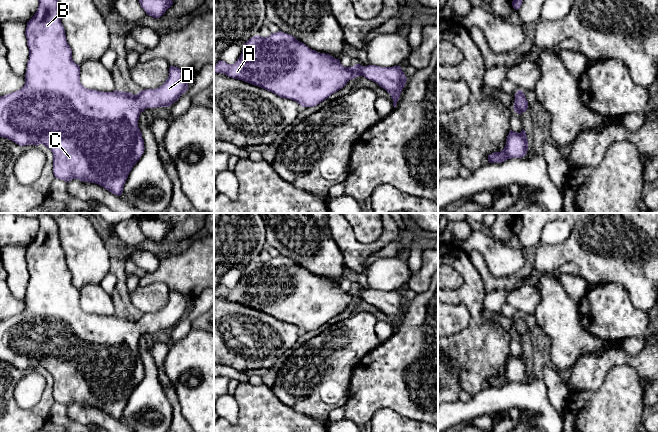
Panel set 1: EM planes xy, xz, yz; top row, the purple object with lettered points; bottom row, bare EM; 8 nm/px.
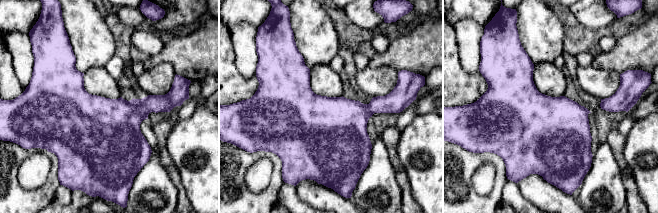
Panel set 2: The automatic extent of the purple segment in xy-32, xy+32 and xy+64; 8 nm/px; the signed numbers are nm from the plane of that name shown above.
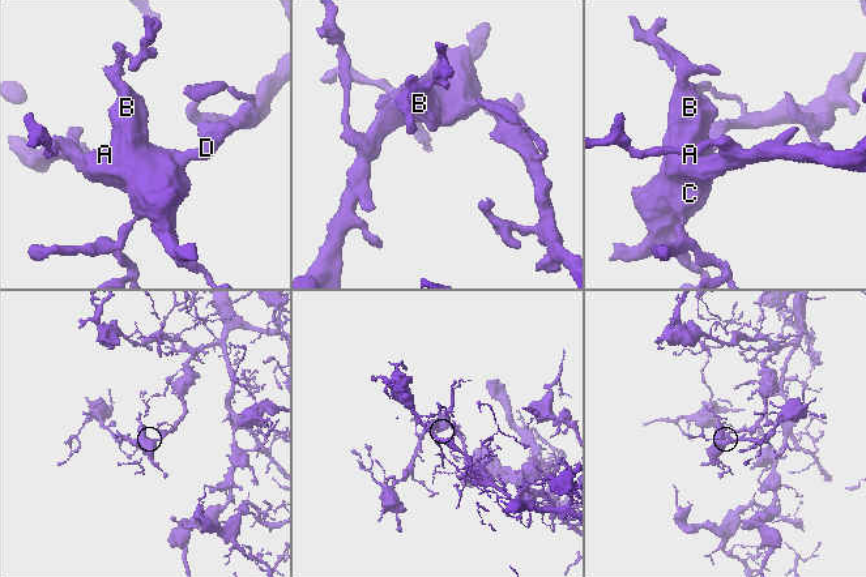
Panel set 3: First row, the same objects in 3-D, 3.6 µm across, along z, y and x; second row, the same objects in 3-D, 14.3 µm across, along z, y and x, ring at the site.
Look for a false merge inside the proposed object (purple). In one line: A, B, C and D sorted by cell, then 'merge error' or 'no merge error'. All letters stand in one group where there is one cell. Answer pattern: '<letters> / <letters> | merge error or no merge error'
A B C D | no merge error

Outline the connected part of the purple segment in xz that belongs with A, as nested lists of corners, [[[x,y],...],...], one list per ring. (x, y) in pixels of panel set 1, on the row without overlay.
[[[282,255],[265,262],[259,259],[250,262],[234,288],[218,285],[216,297],[261,311],[302,331],[314,331],[349,304],[364,300],[391,319],[395,332],[407,305],[400,290],[344,291],[339,283],[318,277]]]

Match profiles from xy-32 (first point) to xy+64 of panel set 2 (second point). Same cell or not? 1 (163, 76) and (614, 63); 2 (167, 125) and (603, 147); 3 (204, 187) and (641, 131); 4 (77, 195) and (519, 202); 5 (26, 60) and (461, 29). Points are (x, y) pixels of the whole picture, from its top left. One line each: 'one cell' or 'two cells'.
1: two cells
2: two cells
3: one cell
4: two cells
5: one cell

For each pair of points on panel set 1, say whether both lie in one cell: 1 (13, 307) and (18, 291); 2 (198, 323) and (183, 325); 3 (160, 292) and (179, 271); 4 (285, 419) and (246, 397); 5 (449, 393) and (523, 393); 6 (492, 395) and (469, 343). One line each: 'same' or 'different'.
1: different
2: different
3: different
4: same
5: different
6: different

